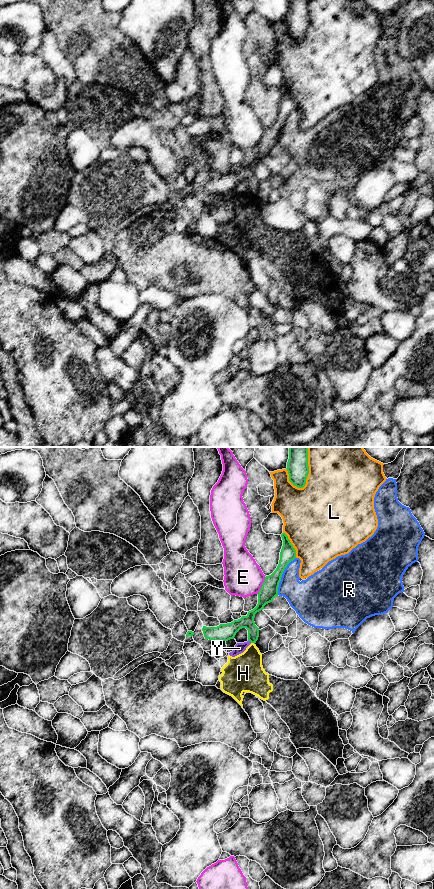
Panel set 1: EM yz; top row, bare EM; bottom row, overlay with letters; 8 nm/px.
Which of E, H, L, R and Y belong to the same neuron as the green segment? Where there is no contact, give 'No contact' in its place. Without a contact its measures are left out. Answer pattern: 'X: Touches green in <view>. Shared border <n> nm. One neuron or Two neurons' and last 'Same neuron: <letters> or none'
E: Touches green in yz. Shared border 150 nm. Two neurons
H: Touches green in yz. Shared border 40 nm. Two neurons
L: Touches green in yz. Shared border 340 nm. Two neurons
R: Touches green in yz. Shared border 340 nm. Two neurons
Y: Touches green in yz. Shared border 40 nm. Two neurons
Same neuron: none

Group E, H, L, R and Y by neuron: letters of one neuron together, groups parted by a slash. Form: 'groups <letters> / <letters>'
groups E / H Y / L / R

